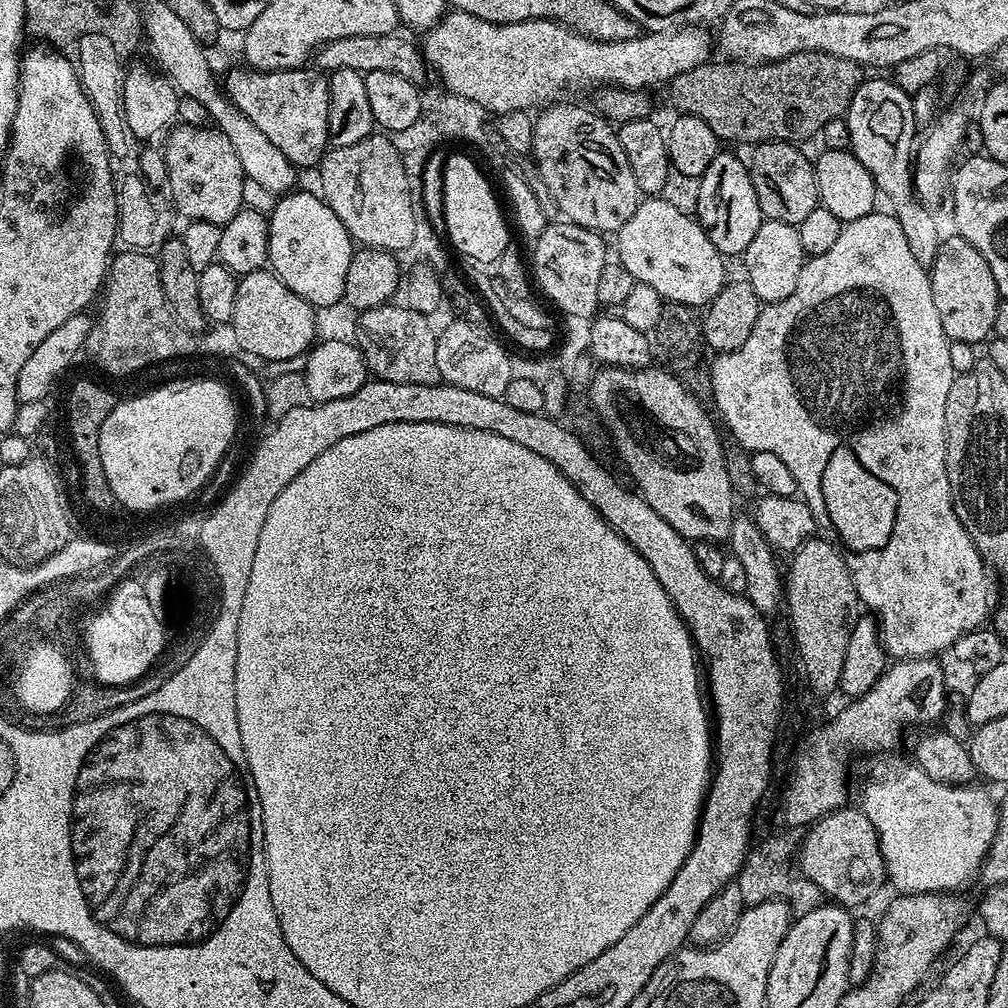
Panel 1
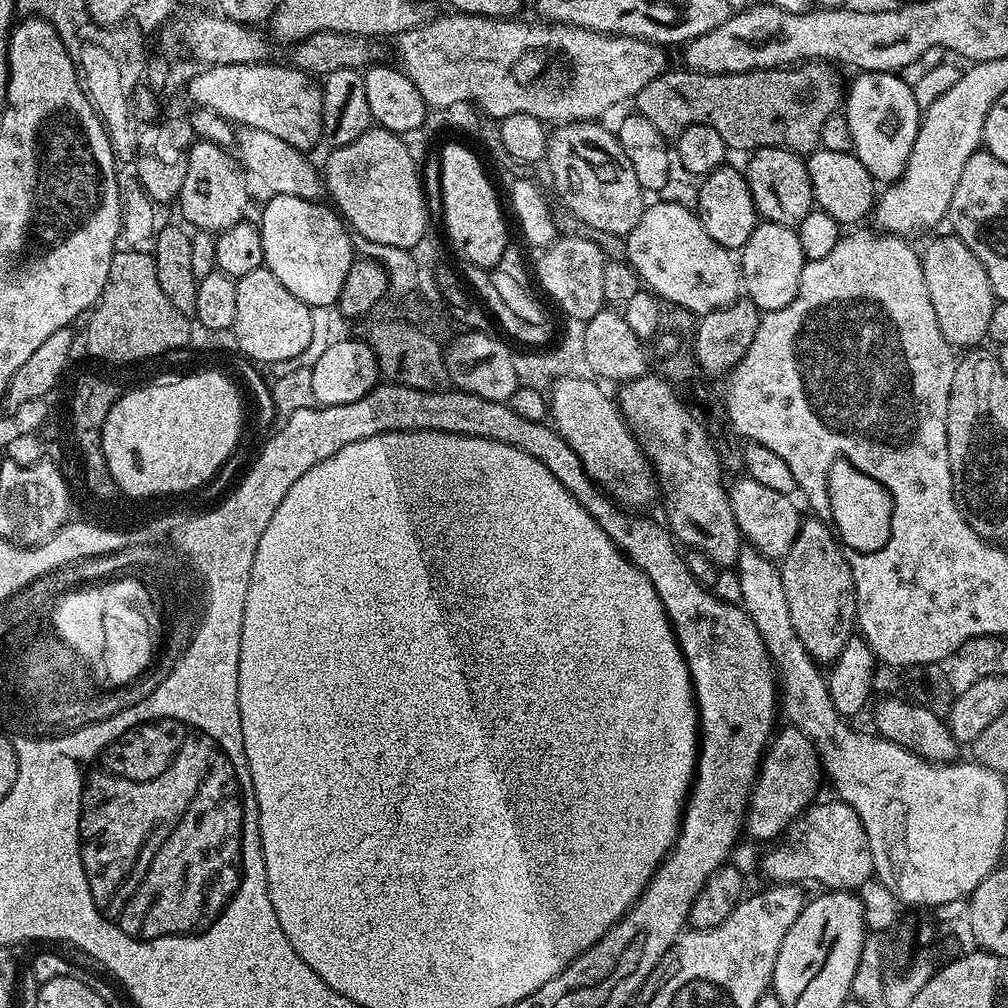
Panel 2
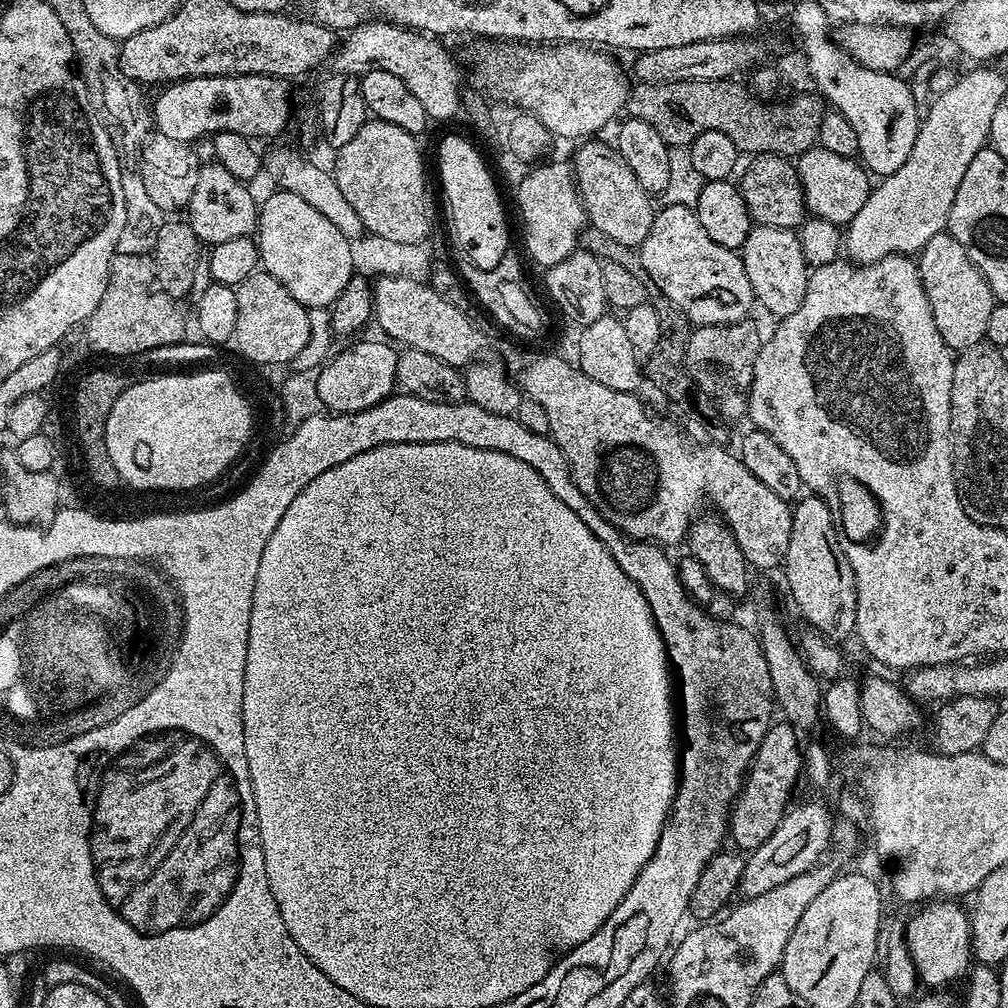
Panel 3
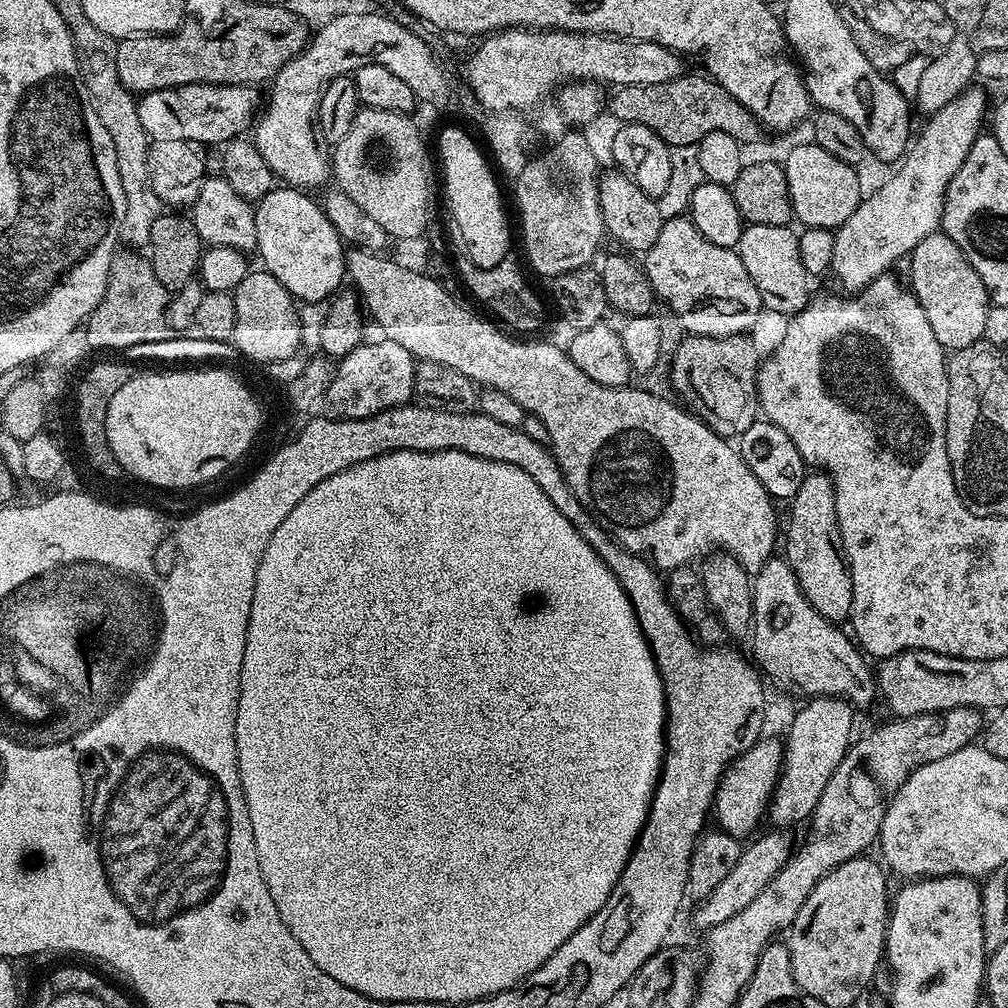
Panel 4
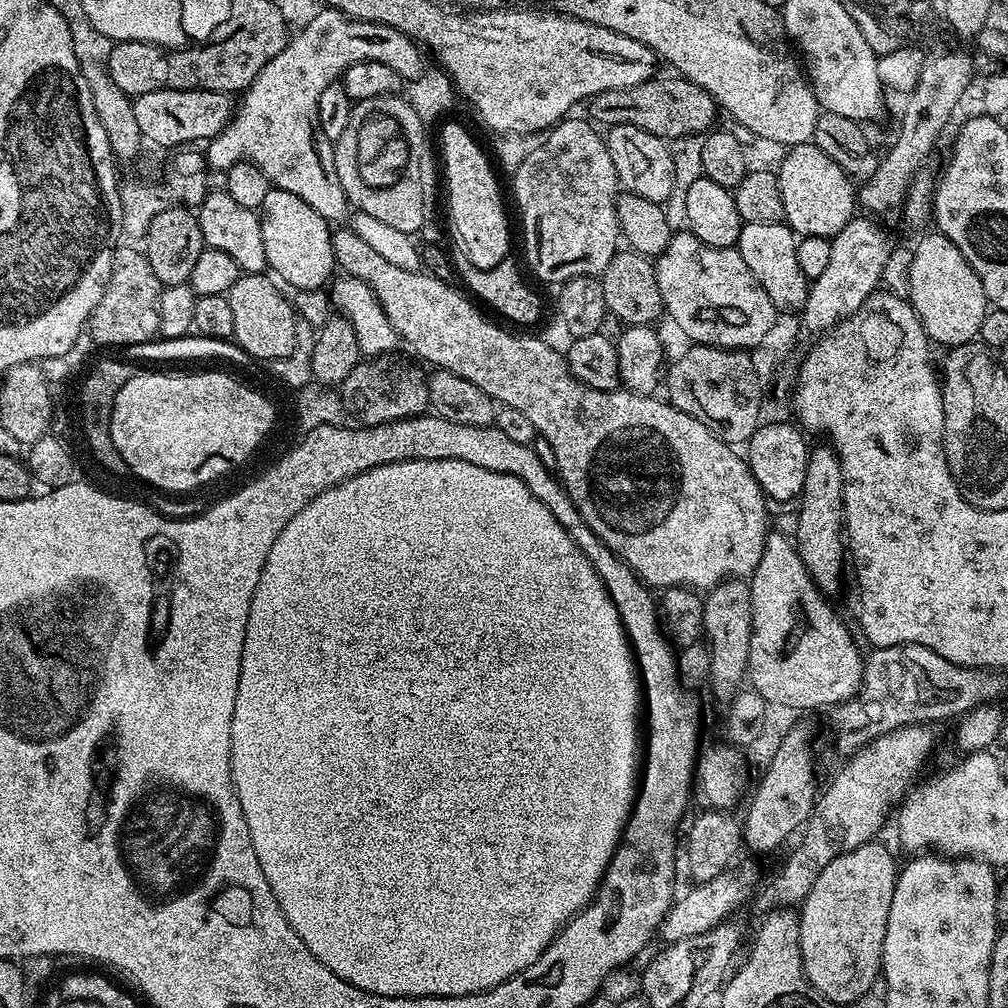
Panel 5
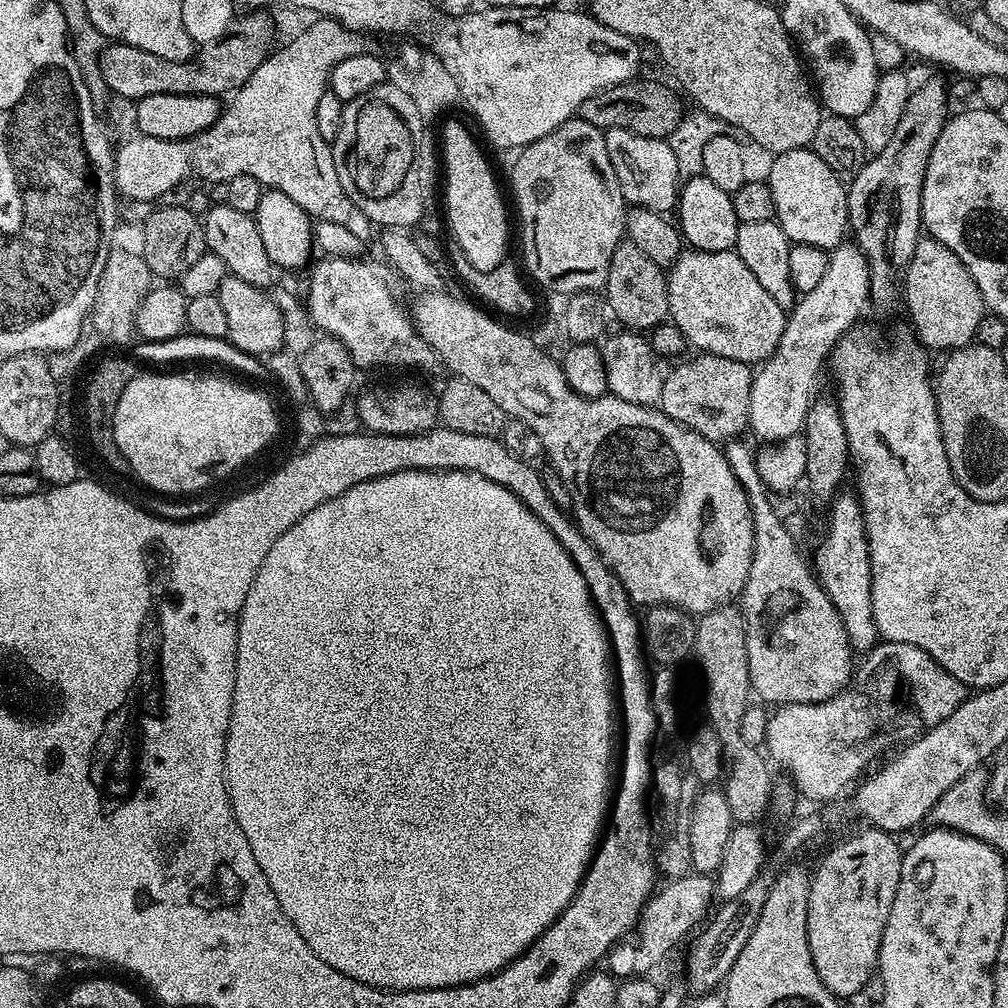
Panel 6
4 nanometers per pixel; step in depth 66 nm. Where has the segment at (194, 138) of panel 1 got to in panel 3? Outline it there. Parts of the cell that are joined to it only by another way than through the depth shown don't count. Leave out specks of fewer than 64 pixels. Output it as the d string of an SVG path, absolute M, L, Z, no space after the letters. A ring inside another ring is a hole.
M217 162L205 163L201 167L197 178L197 185L194 192L190 195L190 200L186 207L186 219L188 225L194 230L196 237L200 239L201 245L211 246L228 242L230 238L252 236L258 228L258 200L248 193L249 185L245 181L239 180Z

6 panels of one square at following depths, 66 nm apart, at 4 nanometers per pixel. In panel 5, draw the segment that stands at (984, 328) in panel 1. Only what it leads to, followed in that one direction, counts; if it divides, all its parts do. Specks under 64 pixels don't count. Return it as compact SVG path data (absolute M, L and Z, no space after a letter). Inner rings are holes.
M939 230L931 231L917 242L916 249L912 252L912 261L908 264L906 296L918 314L929 341L936 346L944 344L943 346L948 348L956 348L959 344L973 343L979 337L982 318L986 318L990 305L986 298L986 290L982 290L982 282L978 274L974 274L970 262L962 258L962 250L958 250L958 246L954 246L954 242L950 242L950 238L943 236Z

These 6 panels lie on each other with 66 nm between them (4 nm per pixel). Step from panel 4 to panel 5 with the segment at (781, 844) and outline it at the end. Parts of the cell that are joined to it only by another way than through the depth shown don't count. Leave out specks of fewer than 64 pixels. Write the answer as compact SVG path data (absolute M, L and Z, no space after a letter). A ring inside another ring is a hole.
M738 868L718 874L718 878L710 878L710 882L693 883L692 889L685 896L677 895L672 901L672 909L660 923L659 939L662 938L661 941L673 944L694 934L706 934L710 929L716 928L722 921L736 914L736 911L751 898L752 891L756 888L755 870Z

